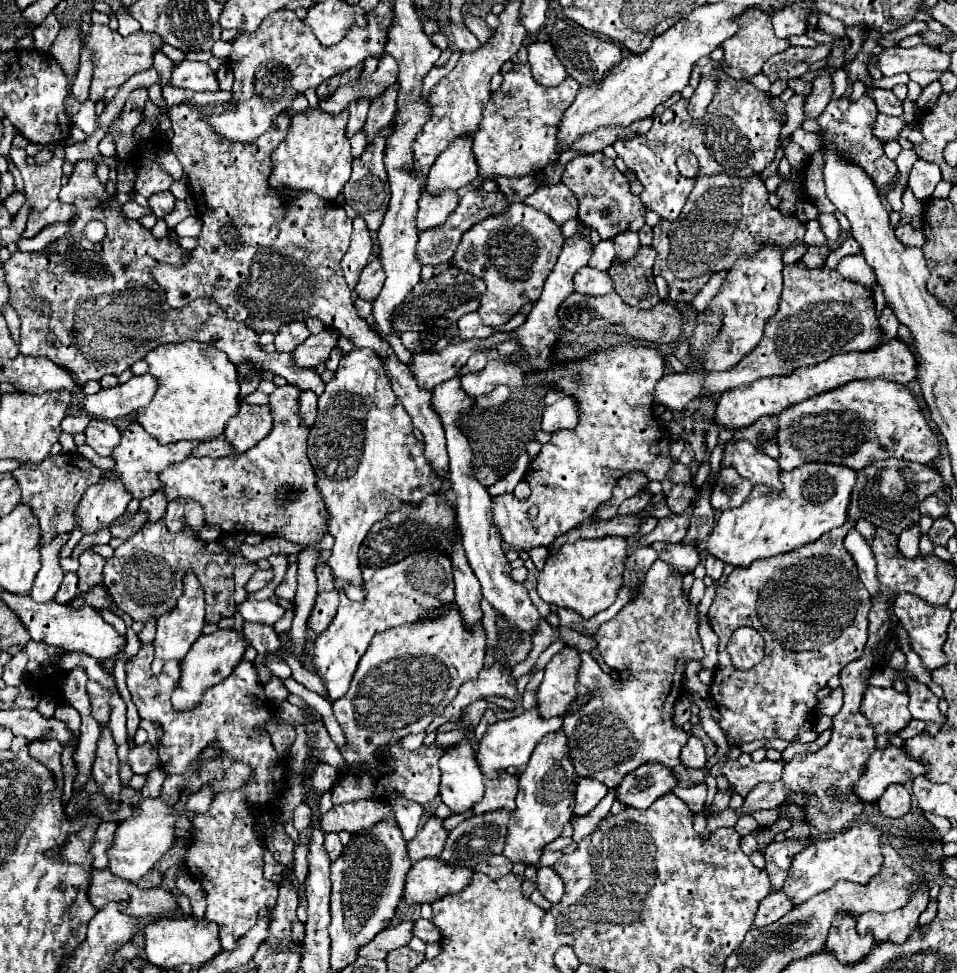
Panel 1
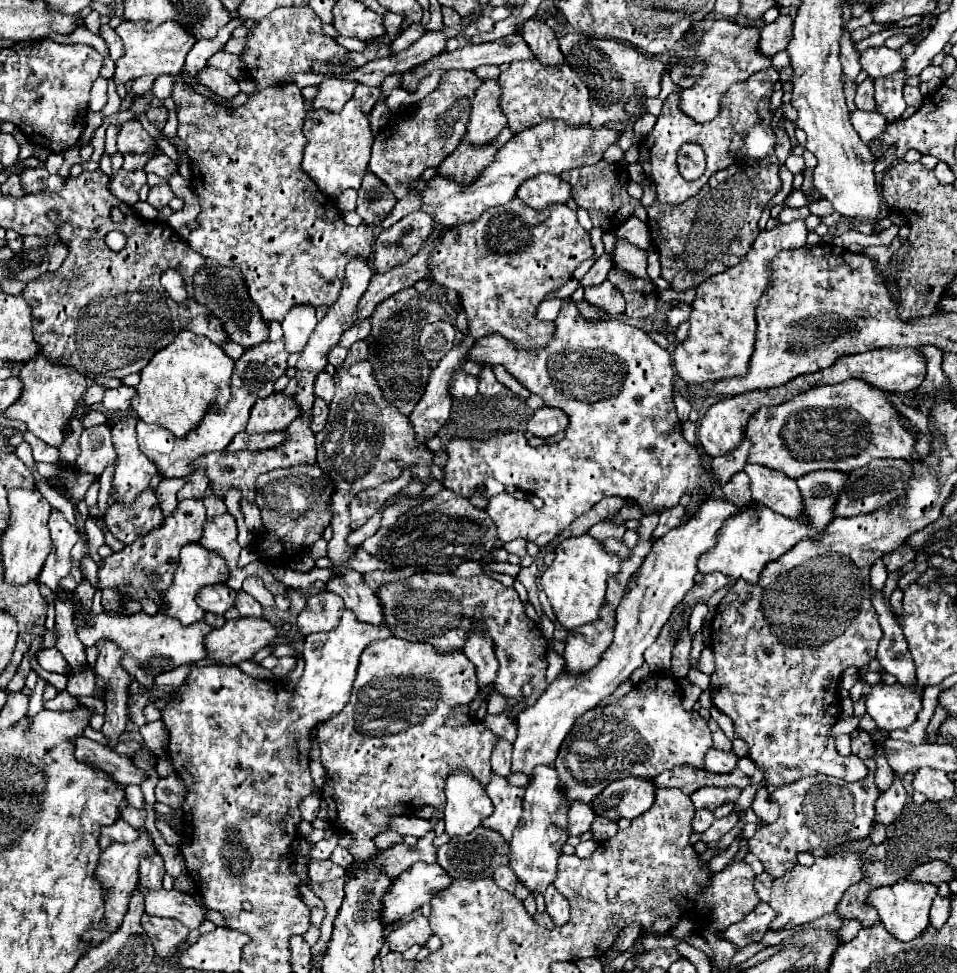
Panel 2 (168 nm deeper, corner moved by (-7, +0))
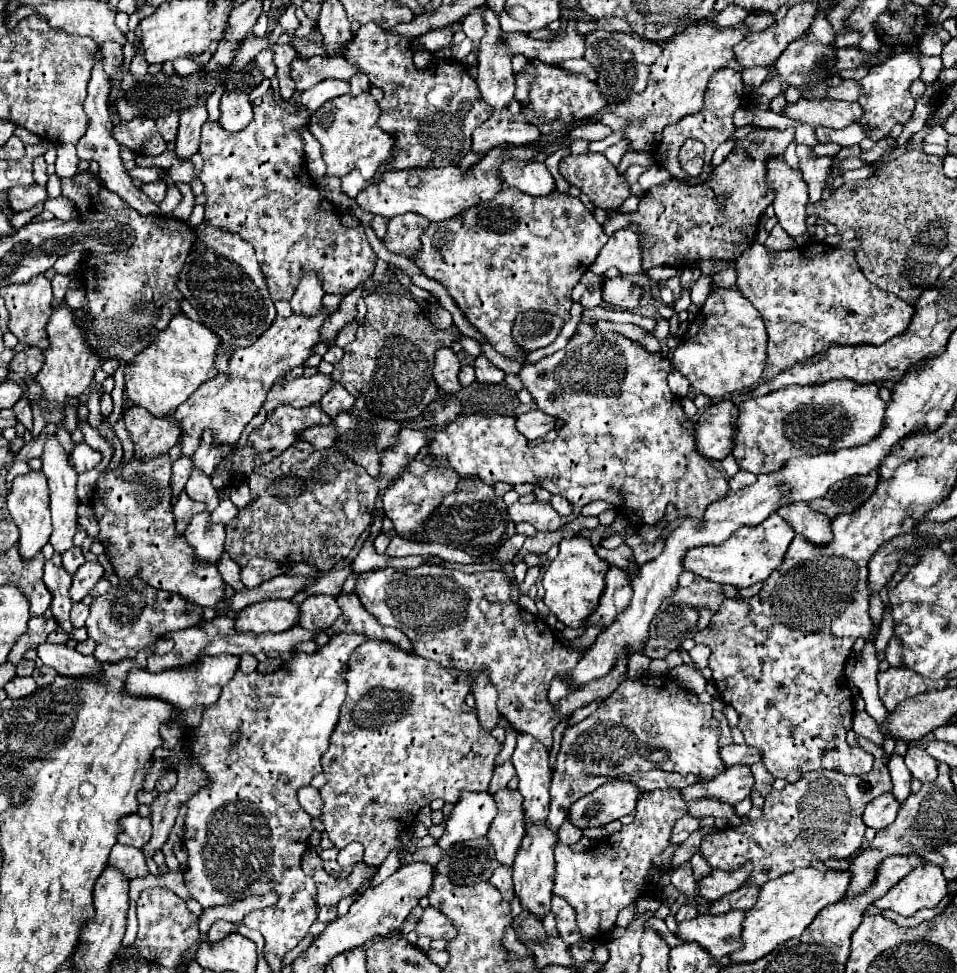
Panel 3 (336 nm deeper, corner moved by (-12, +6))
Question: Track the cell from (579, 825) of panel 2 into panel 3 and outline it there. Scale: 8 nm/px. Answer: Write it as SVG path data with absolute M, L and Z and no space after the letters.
M563 822L563 826L559 828L559 842L573 846L575 842L579 842L579 838L583 836L583 832L579 828L575 828L571 822Z

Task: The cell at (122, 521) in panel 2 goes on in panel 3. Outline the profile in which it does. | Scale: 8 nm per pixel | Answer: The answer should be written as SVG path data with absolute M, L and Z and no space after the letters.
M159 454L159 458L147 462L133 458L127 464L119 464L115 470L105 468L91 496L91 506L99 524L97 540L107 544L113 570L119 578L127 580L139 576L155 588L177 592L199 606L213 608L225 596L225 582L217 566L195 562L195 558L191 558L191 546L187 546L181 534L175 534L171 500L169 454Z

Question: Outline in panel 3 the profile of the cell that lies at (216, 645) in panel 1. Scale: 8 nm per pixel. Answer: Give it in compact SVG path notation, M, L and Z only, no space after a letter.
M267 600L247 606L235 618L241 632L285 632L299 622L299 606L289 600Z

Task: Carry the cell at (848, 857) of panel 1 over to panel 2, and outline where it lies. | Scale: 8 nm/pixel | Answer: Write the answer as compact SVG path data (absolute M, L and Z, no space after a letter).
M834 852L826 858L816 858L816 862L808 868L796 864L790 872L786 872L778 880L774 880L770 906L778 912L778 916L770 928L782 930L782 928L800 926L800 924L808 924L824 914L834 912L836 904L840 902L846 888L864 880L862 864L864 864L864 860L862 860L860 852Z

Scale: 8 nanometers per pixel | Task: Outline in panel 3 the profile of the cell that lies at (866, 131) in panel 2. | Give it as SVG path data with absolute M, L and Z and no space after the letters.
M797 100L787 102L783 108L783 114L787 118L799 120L803 124L809 124L813 128L825 126L825 128L843 128L847 124L853 124L855 118L861 118L861 108L857 102L839 102L839 100Z

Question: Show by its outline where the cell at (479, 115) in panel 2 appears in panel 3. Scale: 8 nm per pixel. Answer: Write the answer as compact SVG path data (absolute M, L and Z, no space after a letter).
M485 8L485 36L479 42L477 52L477 68L479 68L479 90L483 100L491 108L507 108L509 100L515 94L515 74L511 70L511 54L507 54L507 46L503 46L503 32L499 28L499 16Z

